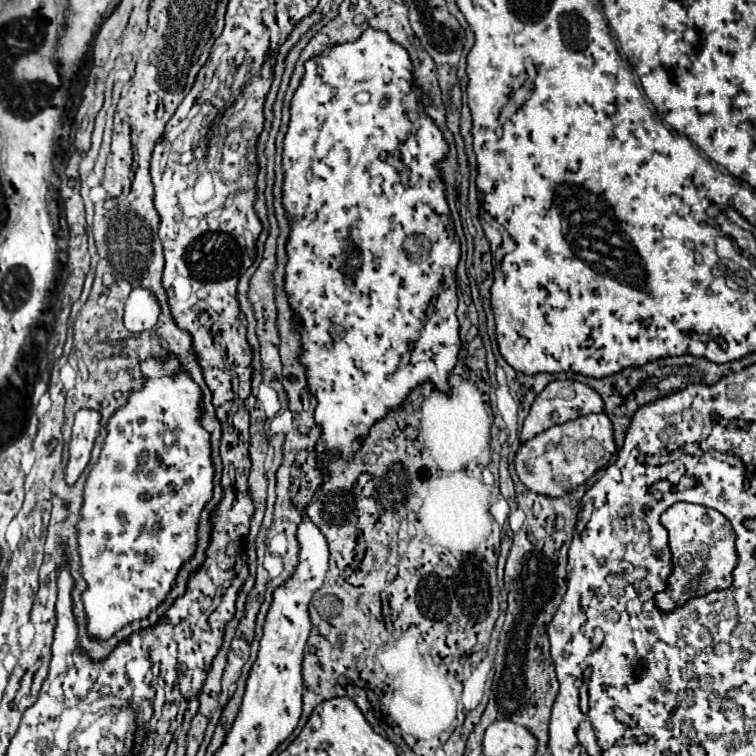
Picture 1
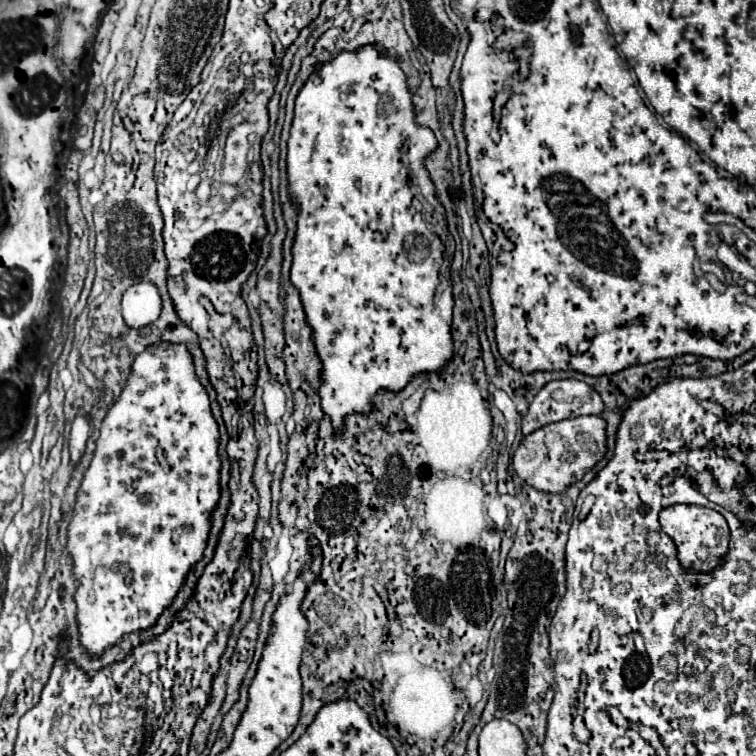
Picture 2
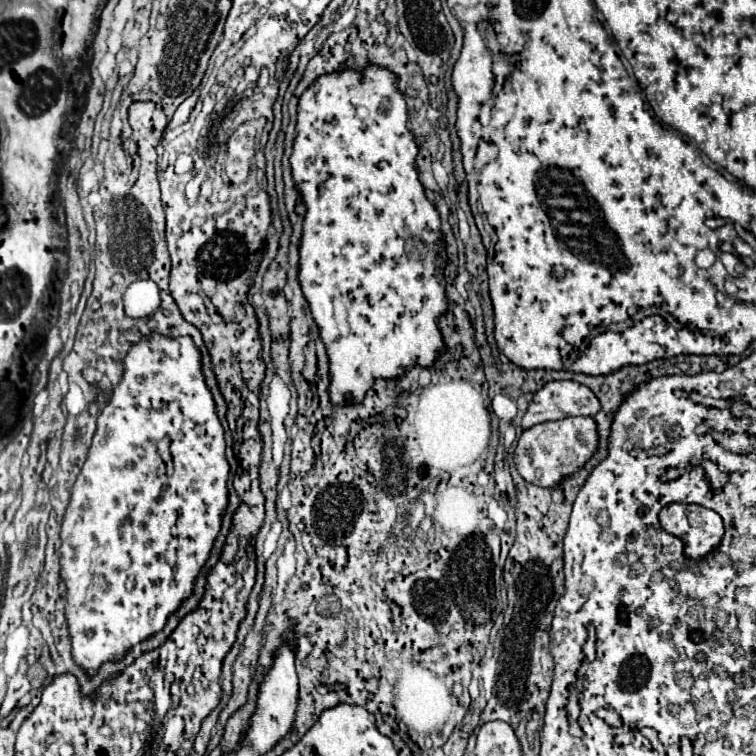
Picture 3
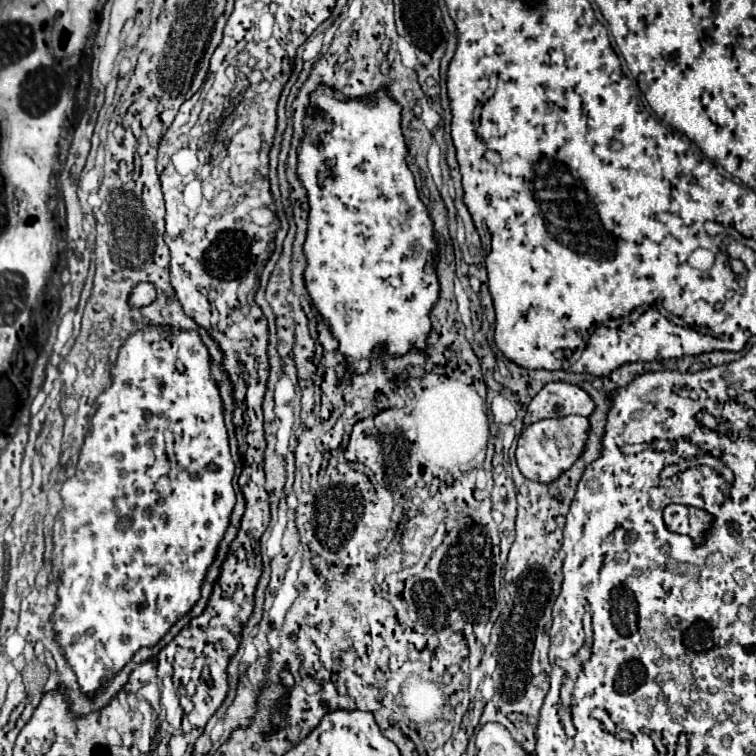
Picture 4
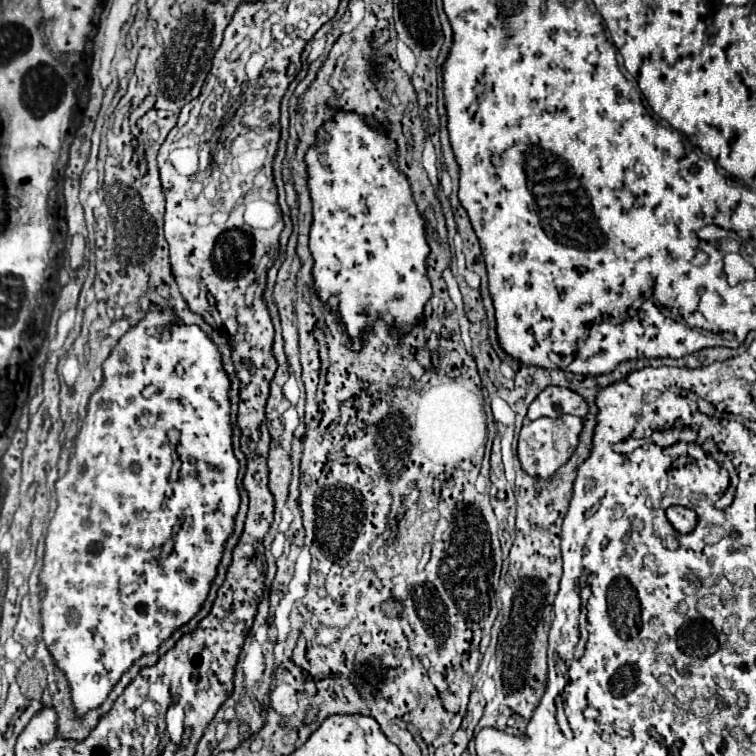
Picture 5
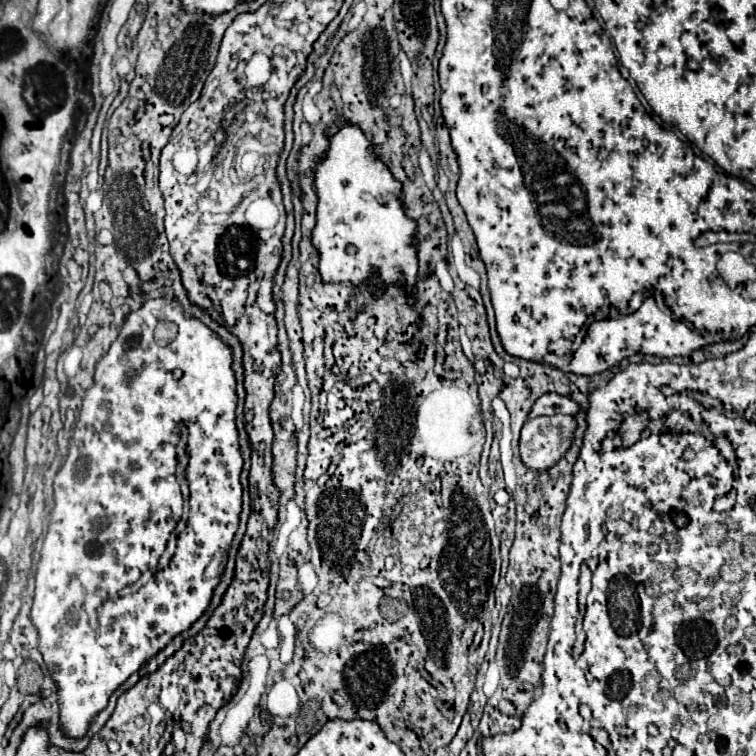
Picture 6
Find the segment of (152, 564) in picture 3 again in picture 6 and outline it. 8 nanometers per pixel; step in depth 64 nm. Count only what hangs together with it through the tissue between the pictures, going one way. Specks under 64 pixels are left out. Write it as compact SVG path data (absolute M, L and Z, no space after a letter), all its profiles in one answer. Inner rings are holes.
M156 298L156 300L146 300L142 304L142 308L138 308L136 312L132 312L116 342L110 346L108 354L96 364L96 384L86 390L86 398L82 404L82 412L76 420L72 438L70 438L70 450L68 456L60 468L60 472L54 478L54 500L56 506L52 510L52 518L50 518L50 526L48 526L48 534L44 538L44 546L42 546L42 556L38 562L38 570L36 570L36 596L34 596L34 606L32 606L32 622L38 628L38 636L40 636L40 646L38 650L44 656L44 662L58 686L58 702L60 702L60 724L64 728L66 736L74 736L80 738L86 734L90 720L108 704L110 694L134 672L140 670L140 666L156 656L174 636L178 636L180 632L188 630L208 608L210 598L214 594L214 588L218 584L220 578L210 578L206 576L206 568L210 566L212 558L216 554L226 554L230 548L230 542L236 534L238 528L238 516L242 510L242 484L240 484L240 472L242 472L242 456L238 450L238 430L236 430L236 380L234 380L234 372L232 372L232 352L230 348L218 338L214 336L214 332L210 328L206 328L198 318L186 316L180 308L180 304L176 300L168 300L168 298ZM158 322L174 322L178 324L178 336L168 344L168 346L158 346L154 340L154 328ZM182 422L188 428L188 440L186 440L186 452L188 452L188 466L186 466L186 482L188 482L188 490L190 490L190 518L188 524L194 526L194 532L182 532L176 538L176 552L172 556L172 560L168 562L166 568L158 566L158 560L166 548L168 536L174 532L180 516L182 516L182 492L180 492L180 484L176 482L176 430L174 426Z

